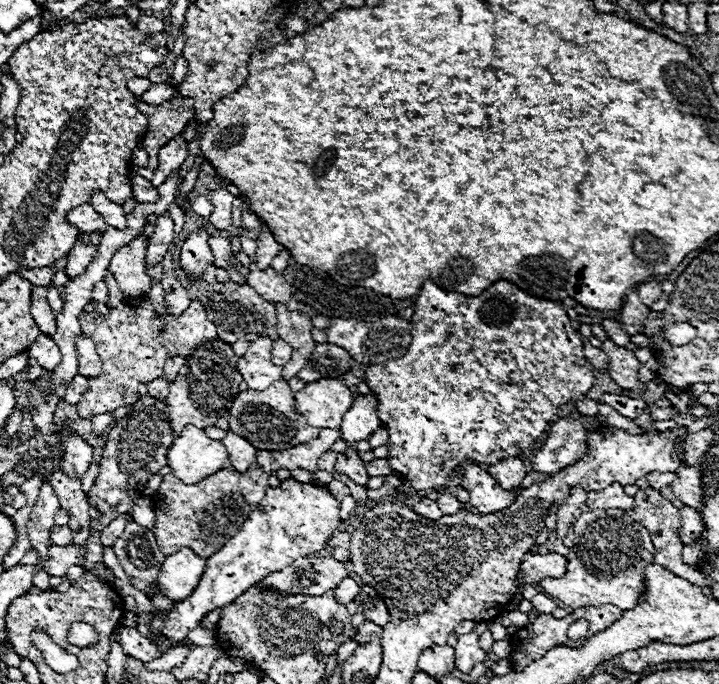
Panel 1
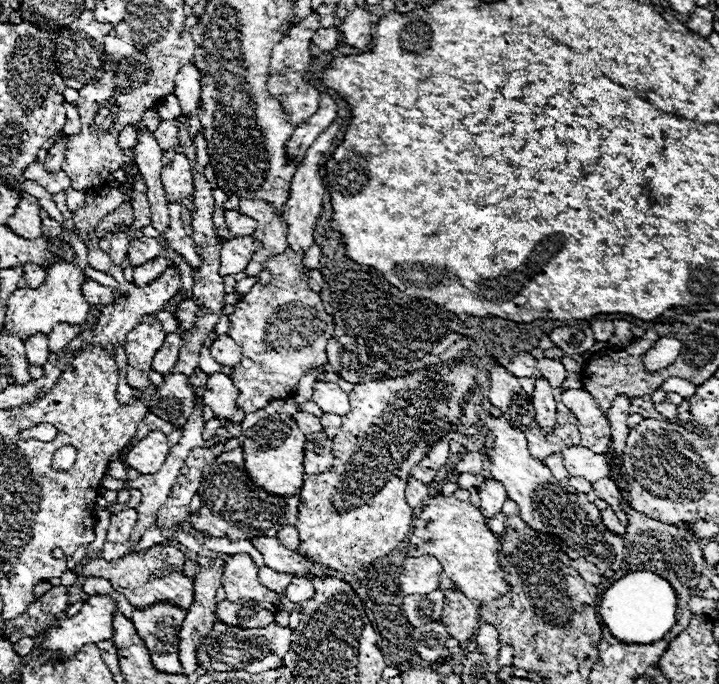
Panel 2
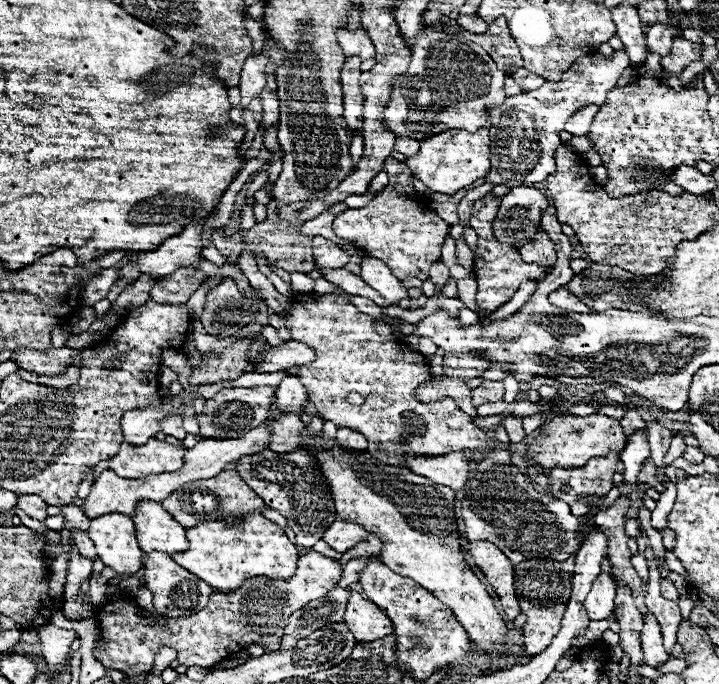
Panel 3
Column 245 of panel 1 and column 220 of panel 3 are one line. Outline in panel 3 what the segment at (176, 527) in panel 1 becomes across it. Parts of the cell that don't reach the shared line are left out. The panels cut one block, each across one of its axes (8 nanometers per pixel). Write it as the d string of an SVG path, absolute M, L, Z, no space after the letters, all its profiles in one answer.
M224 470L212 480L196 480L192 484L184 484L164 500L164 510L170 512L184 528L194 528L200 522L224 520L224 524L240 524L246 514L256 512L262 514L266 510L264 500L238 476L236 470Z

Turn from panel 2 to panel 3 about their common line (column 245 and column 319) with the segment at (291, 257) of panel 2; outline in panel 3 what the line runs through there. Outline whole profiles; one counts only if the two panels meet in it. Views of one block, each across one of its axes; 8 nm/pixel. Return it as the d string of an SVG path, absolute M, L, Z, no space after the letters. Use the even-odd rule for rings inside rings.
M310 292L294 298L286 316L286 328L292 340L316 348L316 354L324 358L324 368L304 366L298 372L322 418L334 422L338 428L352 428L364 434L370 456L396 468L408 468L406 460L412 451L424 455L442 455L454 450L492 452L498 440L472 424L472 418L464 414L452 398L428 404L416 400L416 388L432 380L426 358L418 352L414 352L412 358L412 352L400 346L398 340L374 332L372 320L374 318L360 314L356 306L336 294L320 296ZM350 392L358 392L364 404L348 404L346 396Z

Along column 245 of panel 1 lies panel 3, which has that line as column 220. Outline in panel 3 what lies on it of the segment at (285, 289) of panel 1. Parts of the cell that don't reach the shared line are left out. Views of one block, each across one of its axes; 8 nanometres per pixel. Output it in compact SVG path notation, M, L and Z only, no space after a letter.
M217 232L212 233L212 244L224 254L224 256L228 256L226 258L226 262L230 262L230 264L236 264L238 266L238 256L242 254L242 238L240 238L240 234L234 234L228 242L226 242L226 238L222 238L222 236L218 236Z

